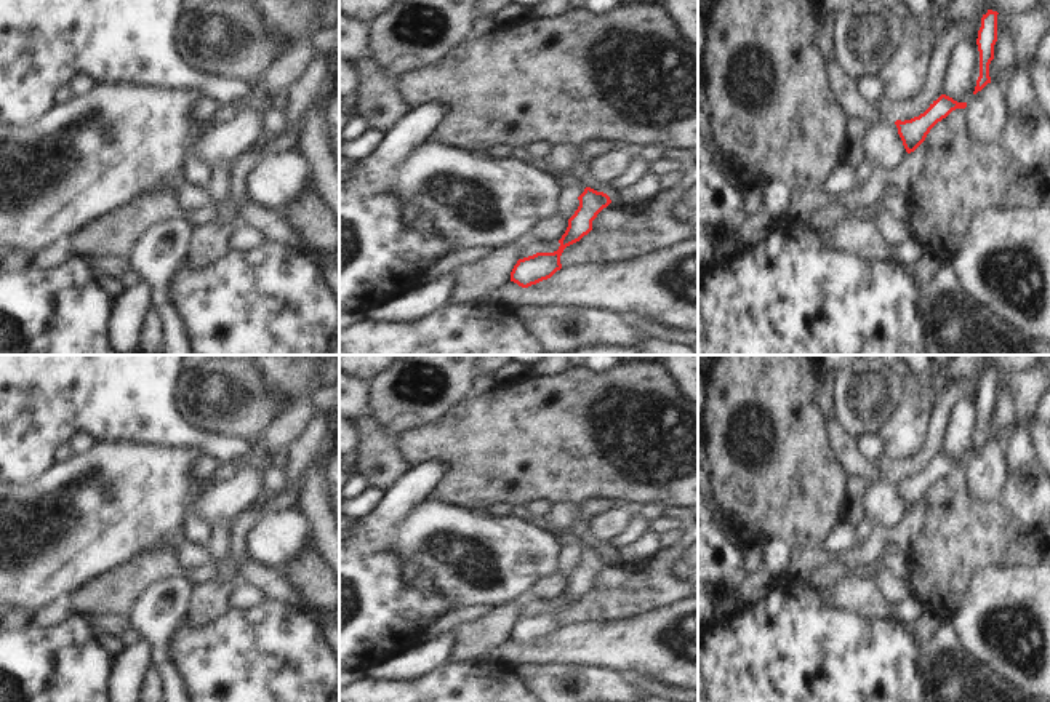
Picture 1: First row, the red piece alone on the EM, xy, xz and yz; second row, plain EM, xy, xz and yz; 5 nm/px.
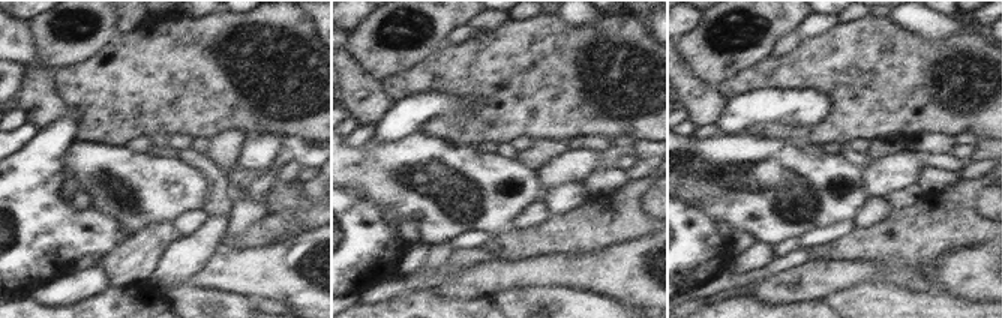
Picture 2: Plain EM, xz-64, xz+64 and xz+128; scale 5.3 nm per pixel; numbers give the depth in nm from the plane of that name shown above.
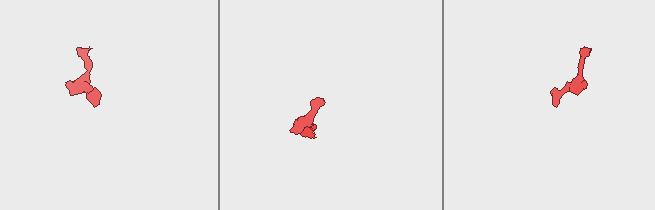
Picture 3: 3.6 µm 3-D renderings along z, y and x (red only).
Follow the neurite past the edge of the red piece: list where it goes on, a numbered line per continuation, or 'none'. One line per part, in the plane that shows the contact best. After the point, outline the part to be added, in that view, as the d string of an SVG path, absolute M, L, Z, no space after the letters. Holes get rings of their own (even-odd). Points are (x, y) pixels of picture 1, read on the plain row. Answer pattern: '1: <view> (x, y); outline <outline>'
1: xz (637, 528); outline M637 515L631 525L623 531L621 536L613 537L607 544L587 544L597 550L603 550L608 555L615 555L621 552L623 548L634 544L640 536L643 536L650 526Z

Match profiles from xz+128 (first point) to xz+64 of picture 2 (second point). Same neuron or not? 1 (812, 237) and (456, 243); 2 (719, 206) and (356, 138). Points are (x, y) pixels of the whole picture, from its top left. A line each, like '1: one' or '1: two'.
1: one
2: two

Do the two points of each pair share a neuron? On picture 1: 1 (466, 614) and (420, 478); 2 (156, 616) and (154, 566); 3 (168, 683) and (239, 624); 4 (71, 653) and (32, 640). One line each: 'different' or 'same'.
1: different
2: different
3: different
4: same

